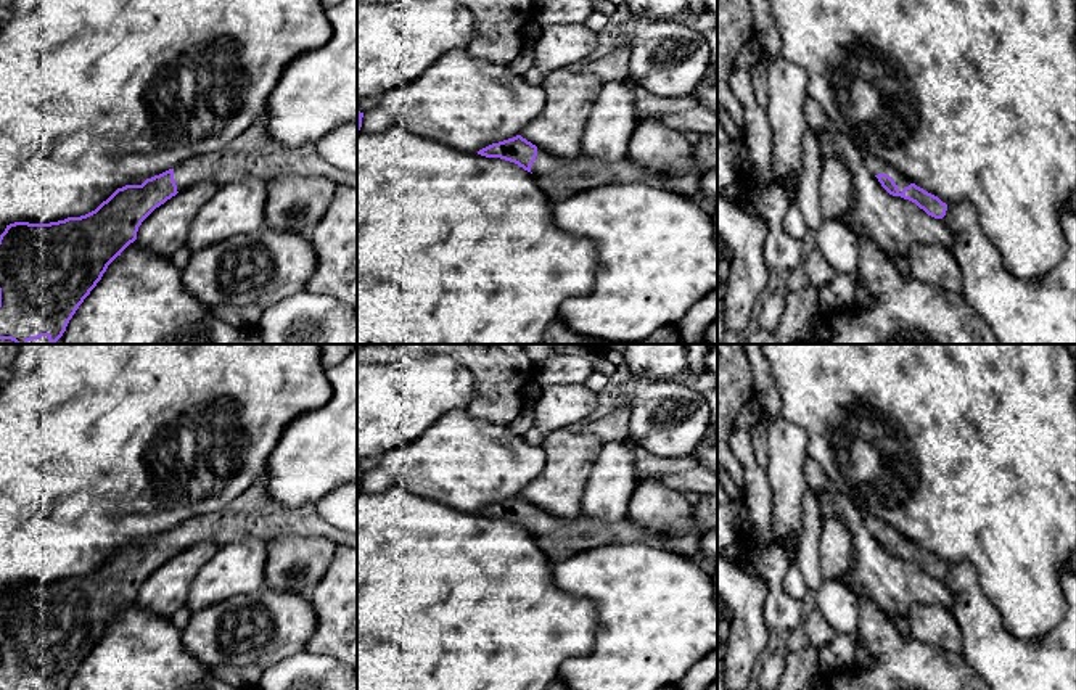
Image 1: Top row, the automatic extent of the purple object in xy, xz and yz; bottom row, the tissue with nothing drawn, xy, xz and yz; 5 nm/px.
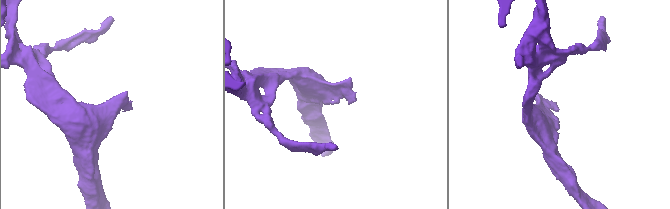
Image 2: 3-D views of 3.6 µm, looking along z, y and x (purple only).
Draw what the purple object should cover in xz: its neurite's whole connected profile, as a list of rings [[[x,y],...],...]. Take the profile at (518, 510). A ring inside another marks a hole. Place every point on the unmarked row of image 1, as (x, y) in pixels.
[[[521,495],[492,503],[479,510],[478,515],[505,520],[531,532],[553,565],[579,552],[608,544],[634,540],[658,544],[664,537],[664,532],[639,526],[629,518],[605,523],[579,513],[571,520],[563,520],[532,505]]]

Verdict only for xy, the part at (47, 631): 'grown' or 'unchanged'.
grown

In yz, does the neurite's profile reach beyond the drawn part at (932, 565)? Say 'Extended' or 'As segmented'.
Extended

